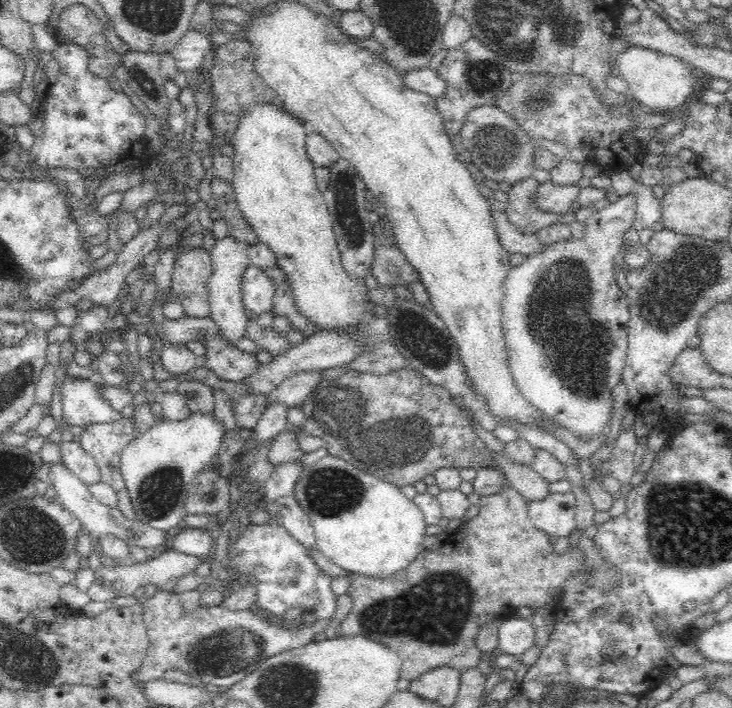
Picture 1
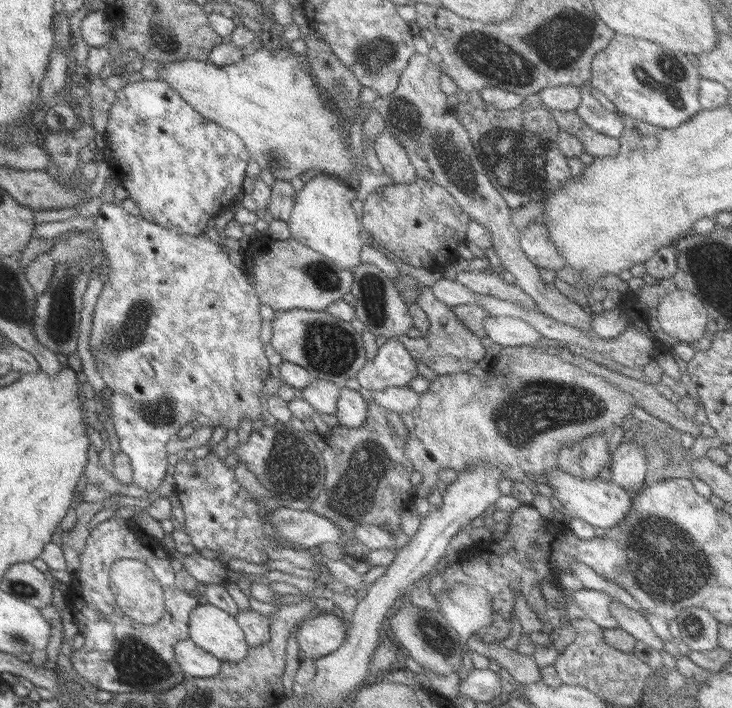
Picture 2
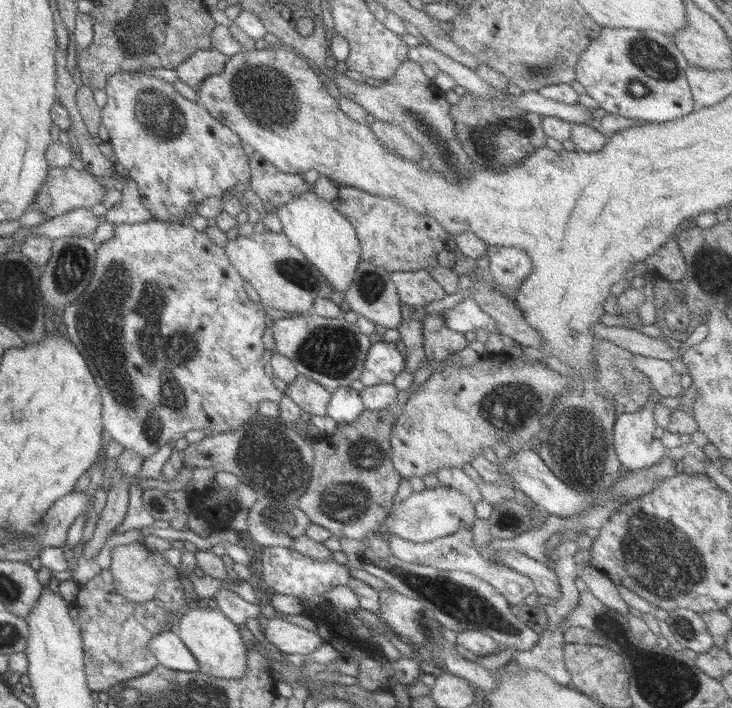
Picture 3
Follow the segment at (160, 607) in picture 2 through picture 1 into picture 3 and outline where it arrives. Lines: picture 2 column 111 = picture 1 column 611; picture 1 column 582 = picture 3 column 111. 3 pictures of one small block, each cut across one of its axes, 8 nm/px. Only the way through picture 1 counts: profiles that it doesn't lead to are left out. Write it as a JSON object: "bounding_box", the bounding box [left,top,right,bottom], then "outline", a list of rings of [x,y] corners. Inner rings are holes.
{"bounding_box":[108,541,180,602],"outline":[[[143,541],[116,546],[110,558],[111,564],[108,571],[113,576],[114,590],[128,602],[148,602],[155,597],[159,584],[164,579],[180,578],[180,570],[172,567],[159,552],[148,550]]]}

